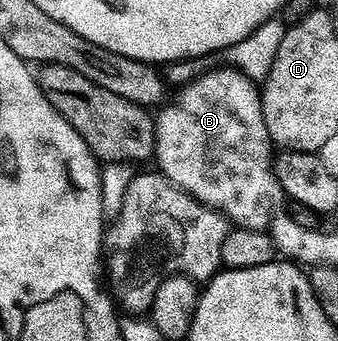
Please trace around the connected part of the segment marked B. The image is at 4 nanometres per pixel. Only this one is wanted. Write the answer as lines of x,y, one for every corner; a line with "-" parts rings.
230,65
223,66
203,75
195,74
190,82
177,88
171,103
163,102
157,108
158,115
156,111
152,123
152,159
158,162
157,170
169,183
176,184
205,207
211,207
231,224
243,227
250,223
250,195
266,195
266,187
276,179
270,179
270,174
275,171
266,171
266,144
270,142
270,134
264,125
259,84

